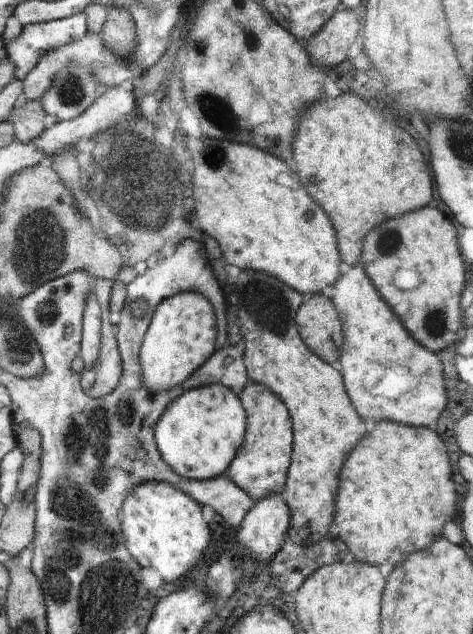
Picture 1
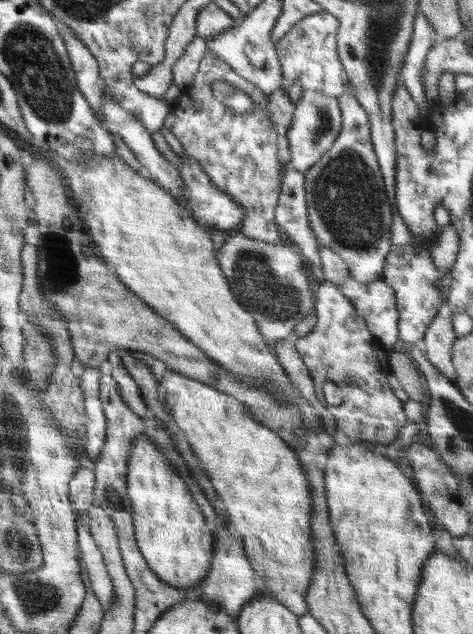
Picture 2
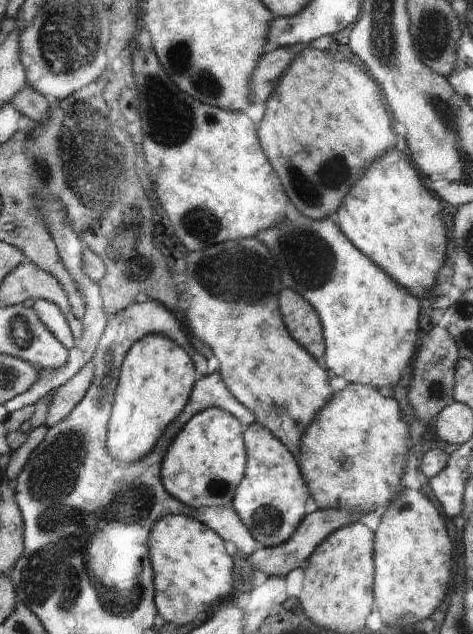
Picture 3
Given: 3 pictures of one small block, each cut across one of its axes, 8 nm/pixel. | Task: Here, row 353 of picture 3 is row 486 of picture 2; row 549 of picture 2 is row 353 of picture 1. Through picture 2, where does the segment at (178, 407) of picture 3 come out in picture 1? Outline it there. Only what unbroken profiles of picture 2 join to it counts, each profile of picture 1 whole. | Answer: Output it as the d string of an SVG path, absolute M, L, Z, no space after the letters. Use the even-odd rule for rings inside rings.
M190 290L166 298L153 312L150 326L143 336L140 349L141 382L156 393L178 386L218 349L216 335L216 316L208 298Z

